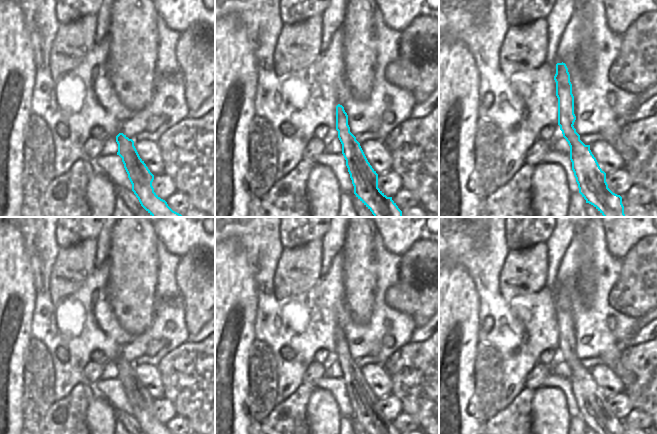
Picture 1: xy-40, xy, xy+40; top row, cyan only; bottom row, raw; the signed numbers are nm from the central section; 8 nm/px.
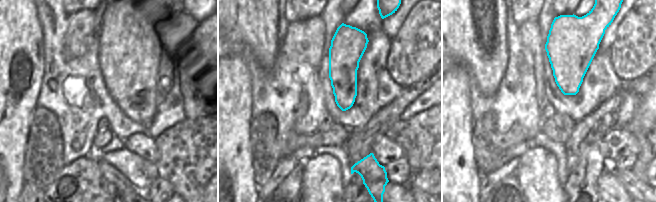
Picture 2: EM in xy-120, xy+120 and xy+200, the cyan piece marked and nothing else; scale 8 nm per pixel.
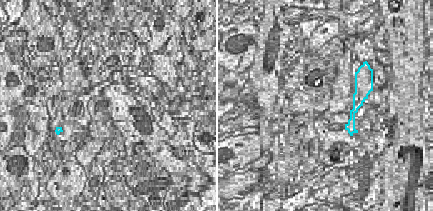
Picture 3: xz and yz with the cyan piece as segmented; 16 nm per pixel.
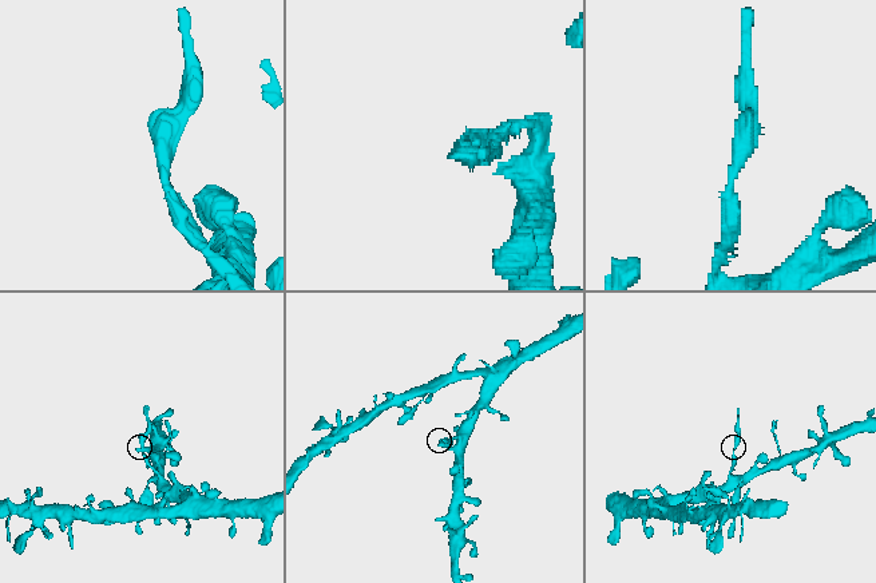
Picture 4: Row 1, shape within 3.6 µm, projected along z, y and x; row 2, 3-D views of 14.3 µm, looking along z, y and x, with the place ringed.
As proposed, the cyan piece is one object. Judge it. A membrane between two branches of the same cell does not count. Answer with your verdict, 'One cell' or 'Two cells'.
Two cells.

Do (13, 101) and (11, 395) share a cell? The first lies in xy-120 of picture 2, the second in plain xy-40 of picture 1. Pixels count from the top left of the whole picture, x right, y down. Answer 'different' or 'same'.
same

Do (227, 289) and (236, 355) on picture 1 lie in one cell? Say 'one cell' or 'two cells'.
one cell

